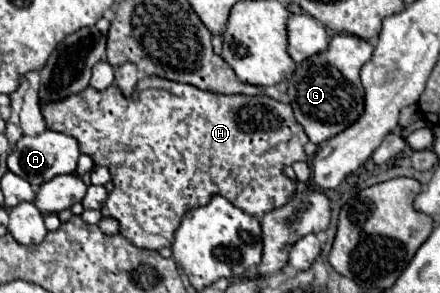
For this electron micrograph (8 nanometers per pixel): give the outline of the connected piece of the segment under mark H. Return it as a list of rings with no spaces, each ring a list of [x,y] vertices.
[[[148,76],[141,79],[130,98],[126,98],[116,86],[110,86],[106,92],[98,92],[98,90],[94,90],[94,88],[88,86],[78,96],[70,96],[70,100],[62,100],[58,104],[42,104],[42,114],[44,114],[46,124],[48,124],[50,130],[56,130],[56,132],[62,132],[62,134],[68,134],[68,136],[76,138],[82,154],[88,154],[94,160],[96,166],[106,166],[110,170],[112,182],[114,182],[114,190],[108,194],[108,200],[106,200],[106,204],[102,208],[104,210],[102,216],[116,218],[120,222],[120,234],[128,242],[132,242],[134,246],[146,248],[146,250],[160,250],[164,246],[172,246],[174,232],[178,230],[182,216],[188,210],[192,210],[192,208],[208,204],[210,198],[212,198],[212,194],[220,194],[220,196],[228,198],[236,208],[240,208],[240,210],[244,210],[246,214],[252,214],[252,216],[264,216],[272,208],[280,208],[296,192],[296,182],[290,180],[284,174],[284,168],[292,166],[298,160],[306,160],[304,144],[308,142],[308,136],[304,134],[304,130],[298,124],[298,120],[294,120],[290,104],[272,100],[270,96],[244,96],[244,94],[226,96],[226,94],[216,94],[216,92],[200,90],[196,86],[190,86],[190,84],[172,82],[171,80],[157,76]]]

